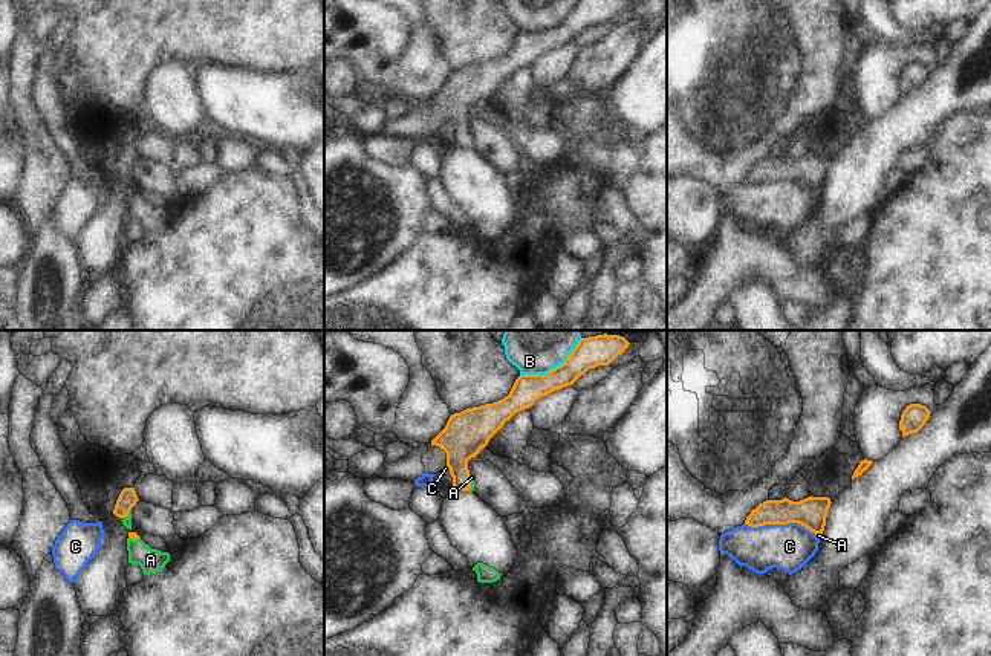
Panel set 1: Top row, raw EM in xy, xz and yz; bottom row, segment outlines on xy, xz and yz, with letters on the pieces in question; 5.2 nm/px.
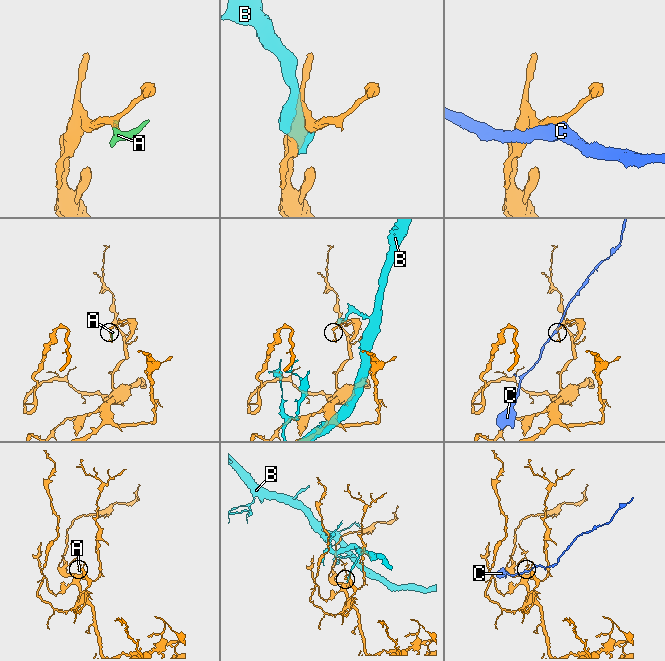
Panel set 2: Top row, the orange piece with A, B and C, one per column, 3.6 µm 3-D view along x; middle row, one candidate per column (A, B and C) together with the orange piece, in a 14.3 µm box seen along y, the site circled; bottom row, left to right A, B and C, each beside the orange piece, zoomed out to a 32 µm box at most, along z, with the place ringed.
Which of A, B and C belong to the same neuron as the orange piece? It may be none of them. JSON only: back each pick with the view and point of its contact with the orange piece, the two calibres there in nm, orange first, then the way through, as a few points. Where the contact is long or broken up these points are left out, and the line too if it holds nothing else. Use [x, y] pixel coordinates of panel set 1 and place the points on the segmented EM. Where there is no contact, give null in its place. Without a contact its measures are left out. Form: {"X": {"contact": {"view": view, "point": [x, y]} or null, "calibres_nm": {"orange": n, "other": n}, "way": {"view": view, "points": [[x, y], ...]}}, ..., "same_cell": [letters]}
{"A": {"contact": {"view": "xz", "point": [470, 482]}, "calibres_nm": {"orange": 220, "other": 20}, "way": {"view": "xz", "points": [[465, 435], [461, 473], [470, 482], [471, 477]]}}, "same_cell": ["A"]}

